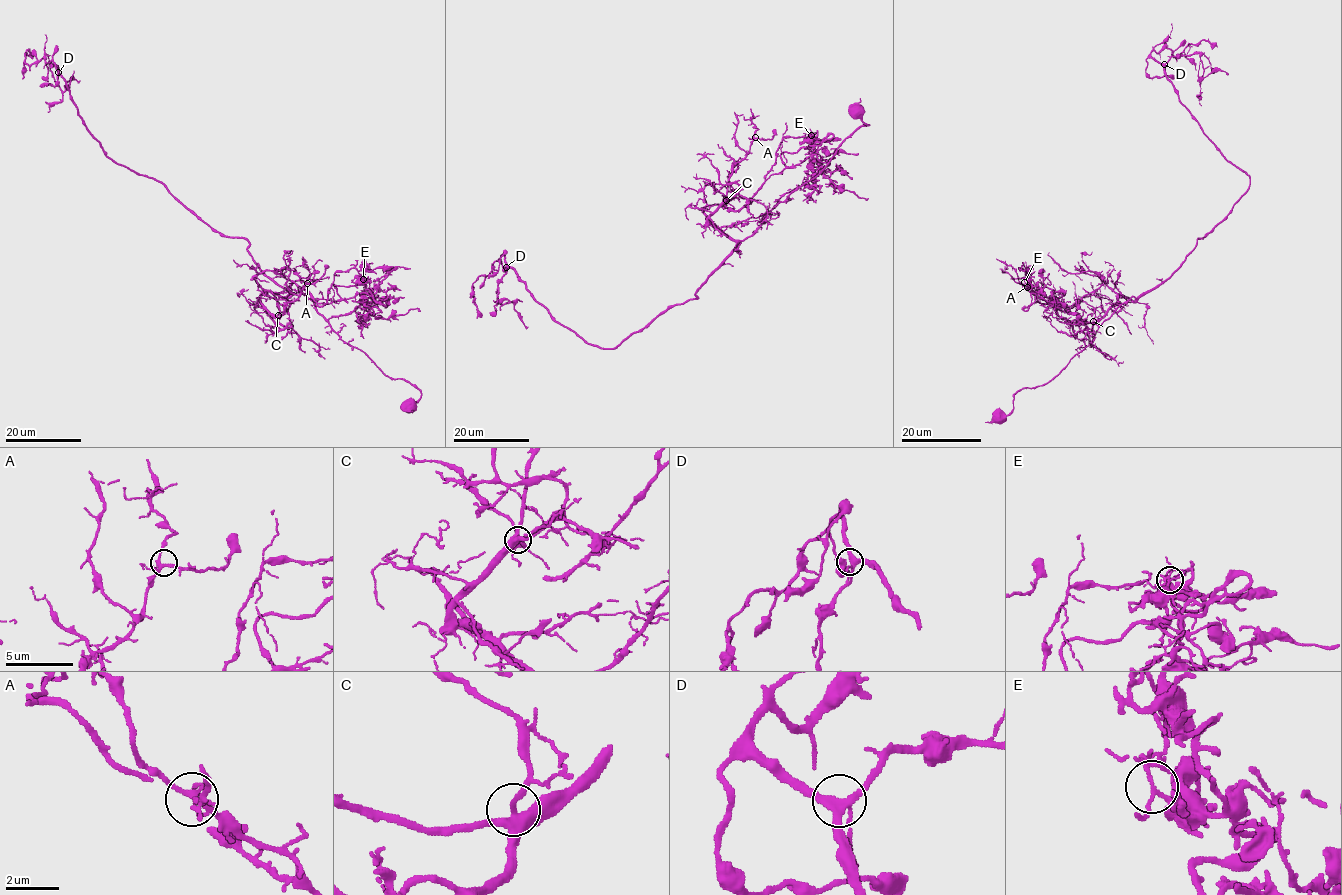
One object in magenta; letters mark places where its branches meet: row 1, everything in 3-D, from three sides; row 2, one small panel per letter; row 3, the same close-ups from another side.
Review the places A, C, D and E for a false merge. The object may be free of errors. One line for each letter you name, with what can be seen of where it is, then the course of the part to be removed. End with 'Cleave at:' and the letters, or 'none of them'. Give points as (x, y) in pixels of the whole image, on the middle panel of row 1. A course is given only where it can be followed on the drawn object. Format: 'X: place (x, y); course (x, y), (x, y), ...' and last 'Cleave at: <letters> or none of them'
E: place (811, 135); course (811, 136), (810, 149), (820, 158), (814, 160), (813, 155), (830, 163), (823, 173), (843, 189), (868, 198)
Cleave at: E

